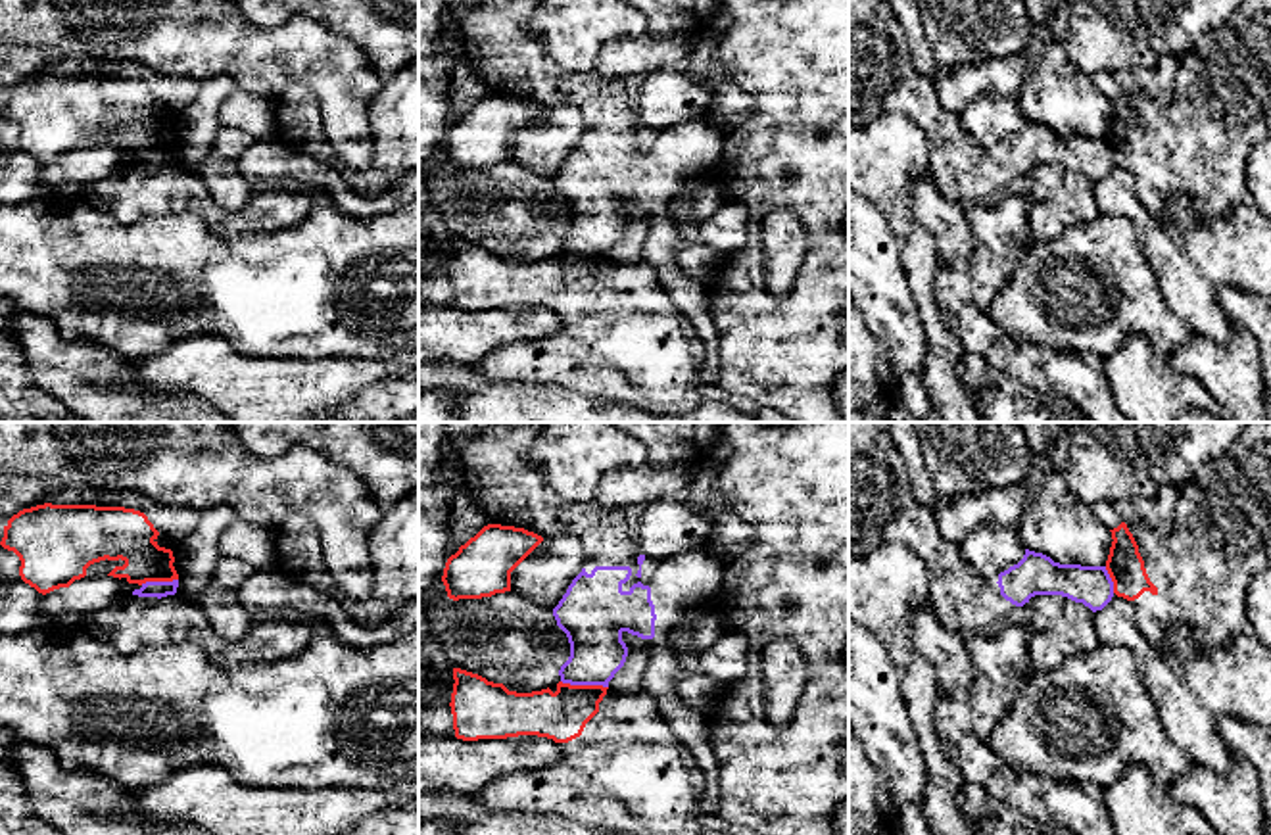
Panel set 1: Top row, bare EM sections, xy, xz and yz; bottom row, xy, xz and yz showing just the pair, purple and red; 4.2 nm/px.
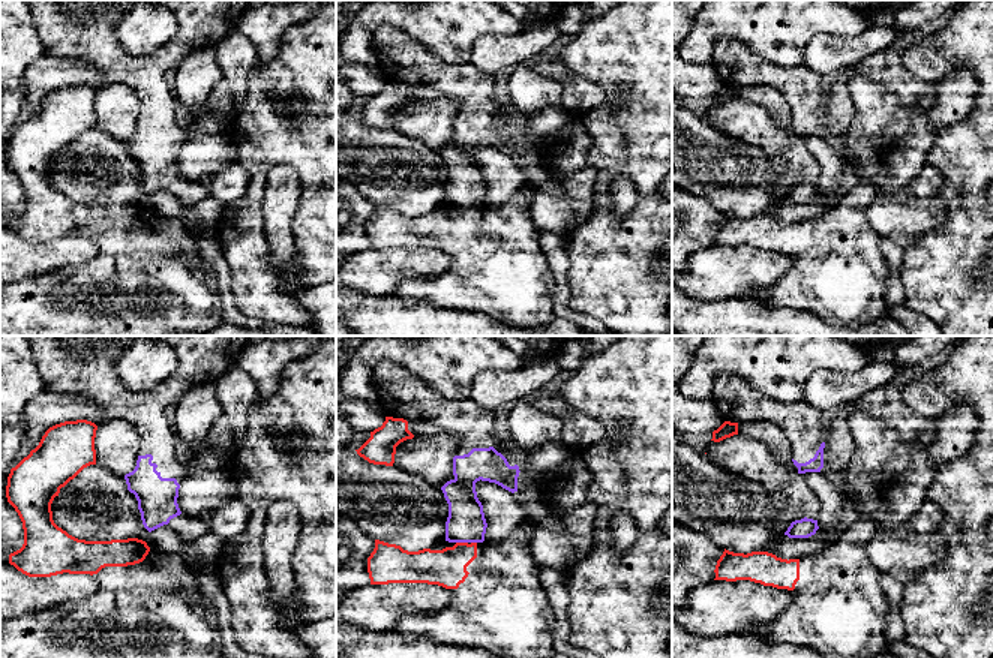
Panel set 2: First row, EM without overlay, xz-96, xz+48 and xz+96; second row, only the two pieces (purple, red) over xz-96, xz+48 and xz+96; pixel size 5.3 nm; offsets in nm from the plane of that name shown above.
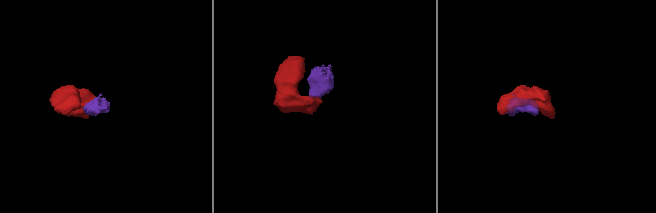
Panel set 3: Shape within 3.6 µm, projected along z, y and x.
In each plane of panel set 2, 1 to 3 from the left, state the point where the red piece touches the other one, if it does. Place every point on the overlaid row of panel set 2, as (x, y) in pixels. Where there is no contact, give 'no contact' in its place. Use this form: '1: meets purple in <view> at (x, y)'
1: no contact
2: meets purple in xz+48 at (462, 541)
3: no contact

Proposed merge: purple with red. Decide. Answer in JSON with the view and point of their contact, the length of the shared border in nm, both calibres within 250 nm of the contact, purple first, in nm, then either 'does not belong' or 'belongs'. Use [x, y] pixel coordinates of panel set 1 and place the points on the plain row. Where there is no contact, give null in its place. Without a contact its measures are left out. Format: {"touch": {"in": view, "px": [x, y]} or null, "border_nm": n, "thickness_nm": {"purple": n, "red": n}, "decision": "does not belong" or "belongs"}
{"touch": {"in": "xz", "px": [584, 254]}, "border_nm": 200, "thickness_nm": {"purple": 240, "red": 200}, "decision": "does not belong"}

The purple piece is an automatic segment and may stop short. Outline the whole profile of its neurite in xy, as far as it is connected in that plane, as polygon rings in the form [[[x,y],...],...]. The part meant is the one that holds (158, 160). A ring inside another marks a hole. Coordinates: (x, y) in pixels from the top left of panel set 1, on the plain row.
[[[179,150],[173,152],[146,152],[142,154],[140,159],[134,159],[132,165],[138,167],[167,167],[167,165],[175,165],[179,157]]]

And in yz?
[[[849,0],[849,131],[883,113],[908,115],[927,138],[929,173],[945,198],[987,200],[1035,165],[1062,165],[1092,182],[1112,171],[1106,136],[1060,134],[1029,119],[998,146],[973,148],[960,115],[941,107],[935,83],[902,56],[902,42],[889,0]]]

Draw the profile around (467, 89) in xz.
[[[467,65],[457,67],[451,75],[453,102],[451,111],[465,115],[474,107],[484,96],[490,94],[484,81],[470,71]]]

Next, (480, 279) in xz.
[[[453,238],[453,250],[449,276],[457,309],[538,305],[561,319],[557,334],[505,344],[470,367],[488,382],[564,388],[649,413],[689,413],[703,403],[703,344],[643,255],[616,263],[603,255],[559,251],[541,261],[516,263],[461,238]]]

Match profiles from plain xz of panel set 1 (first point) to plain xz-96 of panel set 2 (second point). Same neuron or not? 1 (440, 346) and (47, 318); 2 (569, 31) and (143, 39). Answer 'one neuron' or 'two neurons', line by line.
1: two neurons
2: one neuron

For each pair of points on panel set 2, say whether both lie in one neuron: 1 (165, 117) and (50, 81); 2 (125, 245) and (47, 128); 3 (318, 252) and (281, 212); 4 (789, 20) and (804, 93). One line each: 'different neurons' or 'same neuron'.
1: different neurons
2: same neuron
3: different neurons
4: different neurons

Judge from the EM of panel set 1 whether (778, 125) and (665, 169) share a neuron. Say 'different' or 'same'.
different

